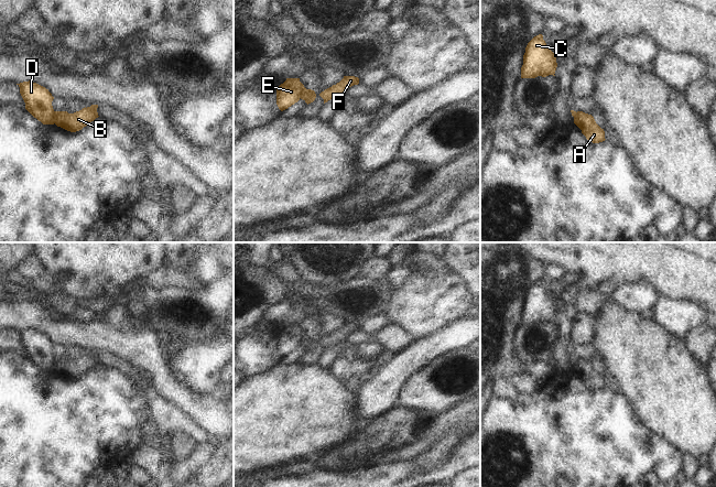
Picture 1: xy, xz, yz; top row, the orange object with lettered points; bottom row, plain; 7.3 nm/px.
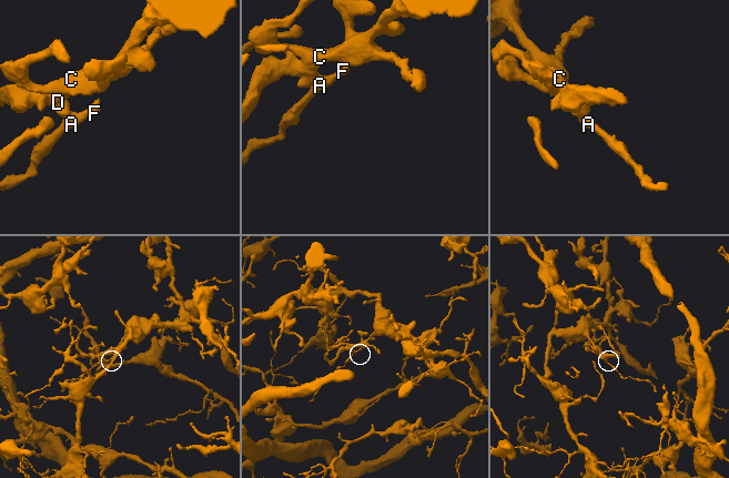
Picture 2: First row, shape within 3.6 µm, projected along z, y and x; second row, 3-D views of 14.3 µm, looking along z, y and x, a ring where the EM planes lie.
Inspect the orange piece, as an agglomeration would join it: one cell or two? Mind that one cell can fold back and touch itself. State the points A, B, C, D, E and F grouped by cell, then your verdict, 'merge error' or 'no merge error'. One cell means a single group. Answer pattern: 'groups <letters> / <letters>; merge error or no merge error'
groups A B F / C D E; merge error

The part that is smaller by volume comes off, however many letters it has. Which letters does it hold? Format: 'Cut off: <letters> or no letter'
Cut off: A, B, F

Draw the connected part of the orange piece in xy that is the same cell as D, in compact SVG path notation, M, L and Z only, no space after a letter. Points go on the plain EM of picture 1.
M30 327L17 332L20 334L25 356L43 371L54 371L56 360L52 353L54 344L48 336Z

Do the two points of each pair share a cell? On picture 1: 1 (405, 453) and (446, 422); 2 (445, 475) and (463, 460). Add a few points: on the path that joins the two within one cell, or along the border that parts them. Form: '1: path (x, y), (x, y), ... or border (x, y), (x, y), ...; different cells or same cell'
1: path (415, 447), (436, 426); same cell
2: path (449, 471), (458, 462); same cell

